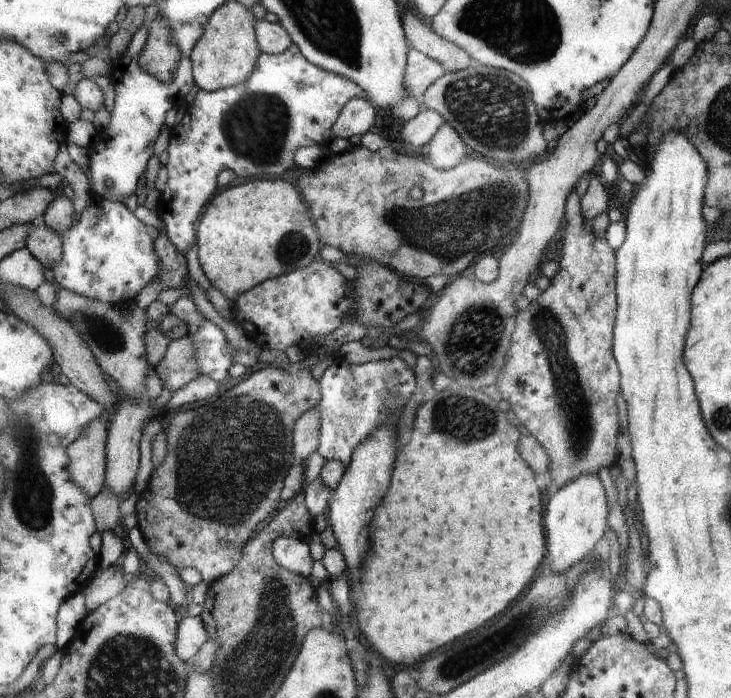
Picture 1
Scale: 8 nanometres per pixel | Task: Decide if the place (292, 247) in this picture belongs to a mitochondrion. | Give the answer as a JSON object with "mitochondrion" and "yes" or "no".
{"mitochondrion":"yes"}

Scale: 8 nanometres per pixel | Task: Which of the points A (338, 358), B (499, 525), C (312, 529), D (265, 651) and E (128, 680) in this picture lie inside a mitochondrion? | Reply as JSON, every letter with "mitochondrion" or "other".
{"A":"other","B":"other","C":"other","D":"mitochondrion","E":"mitochondrion"}

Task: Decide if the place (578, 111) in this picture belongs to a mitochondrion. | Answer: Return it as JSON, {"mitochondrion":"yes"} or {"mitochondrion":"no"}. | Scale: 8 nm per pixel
{"mitochondrion":"no"}

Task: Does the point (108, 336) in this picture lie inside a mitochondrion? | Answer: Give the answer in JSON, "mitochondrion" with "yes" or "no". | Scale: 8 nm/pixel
{"mitochondrion":"yes"}

